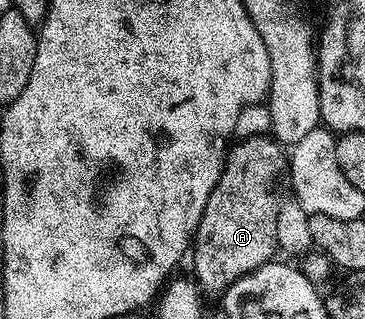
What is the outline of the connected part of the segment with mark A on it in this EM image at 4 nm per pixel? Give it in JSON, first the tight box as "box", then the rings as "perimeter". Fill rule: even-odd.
{"box":[192,137,288,296],"perimeter":[[[246,137],[229,148],[226,167],[220,173],[220,181],[216,181],[216,189],[212,189],[212,197],[208,197],[208,205],[204,205],[204,217],[200,217],[200,225],[194,234],[192,259],[194,255],[194,272],[192,278],[203,296],[225,295],[237,279],[252,273],[257,267],[271,262],[278,251],[276,241],[276,213],[280,202],[278,182],[283,182],[288,171],[288,155],[283,144],[270,137]]]}

